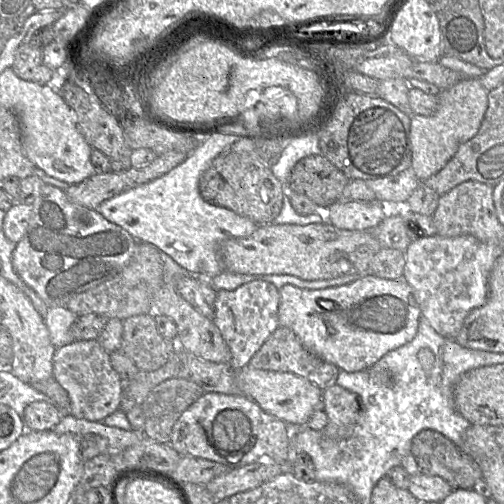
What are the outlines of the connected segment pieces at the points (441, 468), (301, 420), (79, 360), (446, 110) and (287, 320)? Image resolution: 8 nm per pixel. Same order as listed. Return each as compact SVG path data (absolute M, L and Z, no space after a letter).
M425 429L417 433L412 439L411 455L414 457L421 474L440 477L453 490L473 489L475 483L483 479L482 470L478 463L437 431Z
M247 365L240 370L235 370L235 380L243 395L287 425L306 426L314 409L322 400L321 389L307 379L290 372L266 371Z
M96 340L73 341L57 348L53 355L53 379L67 392L70 400L68 414L93 422L119 410L122 380L113 369L110 353Z
M464 78L440 91L437 110L429 116L413 114L410 118L411 171L425 181L440 171L458 148L473 138L483 121L488 106L488 93L479 79Z
M366 275L346 285L318 290L300 289L287 284L279 289L279 295L279 326L291 329L306 349L346 372L367 369L388 352L410 342L417 333L421 319L415 293L404 279Z

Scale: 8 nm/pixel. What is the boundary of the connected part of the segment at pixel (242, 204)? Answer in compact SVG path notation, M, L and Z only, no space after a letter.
M240 139L220 153L200 175L198 187L206 202L228 208L258 225L267 225L280 213L287 190L257 154L255 141Z

